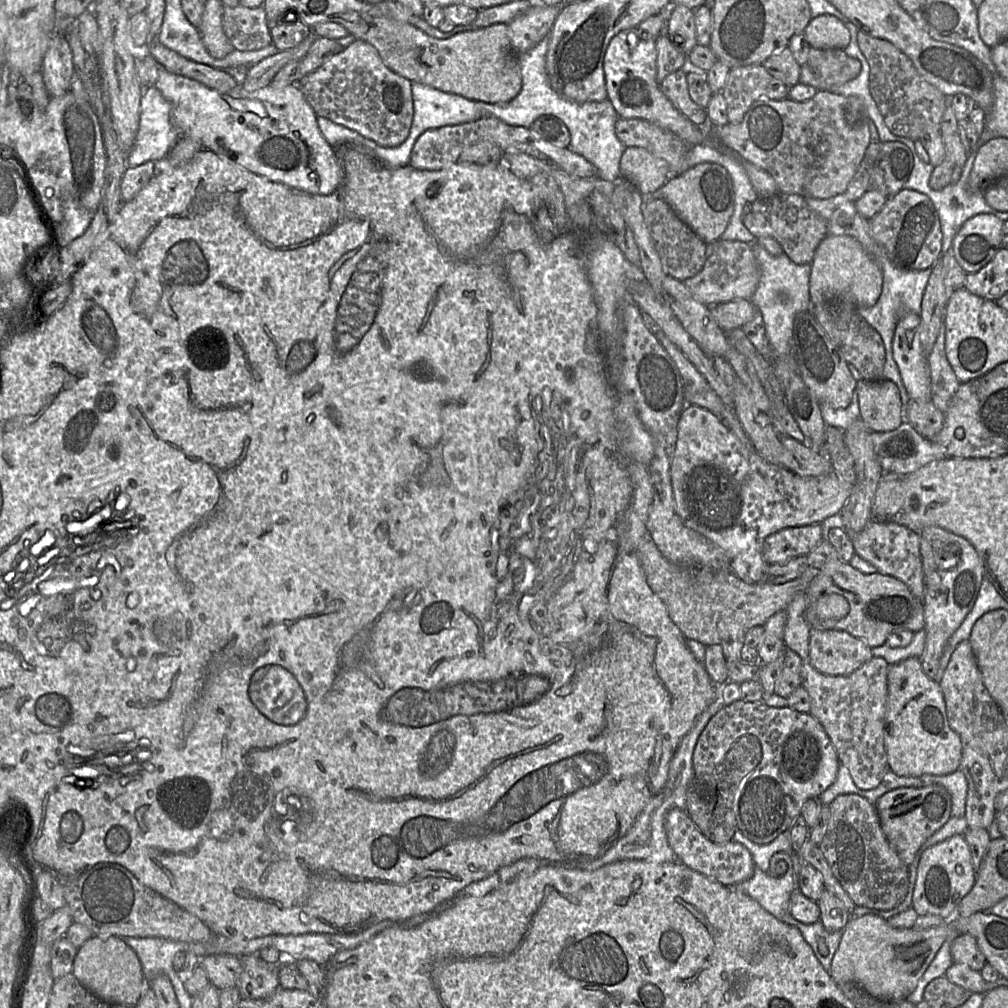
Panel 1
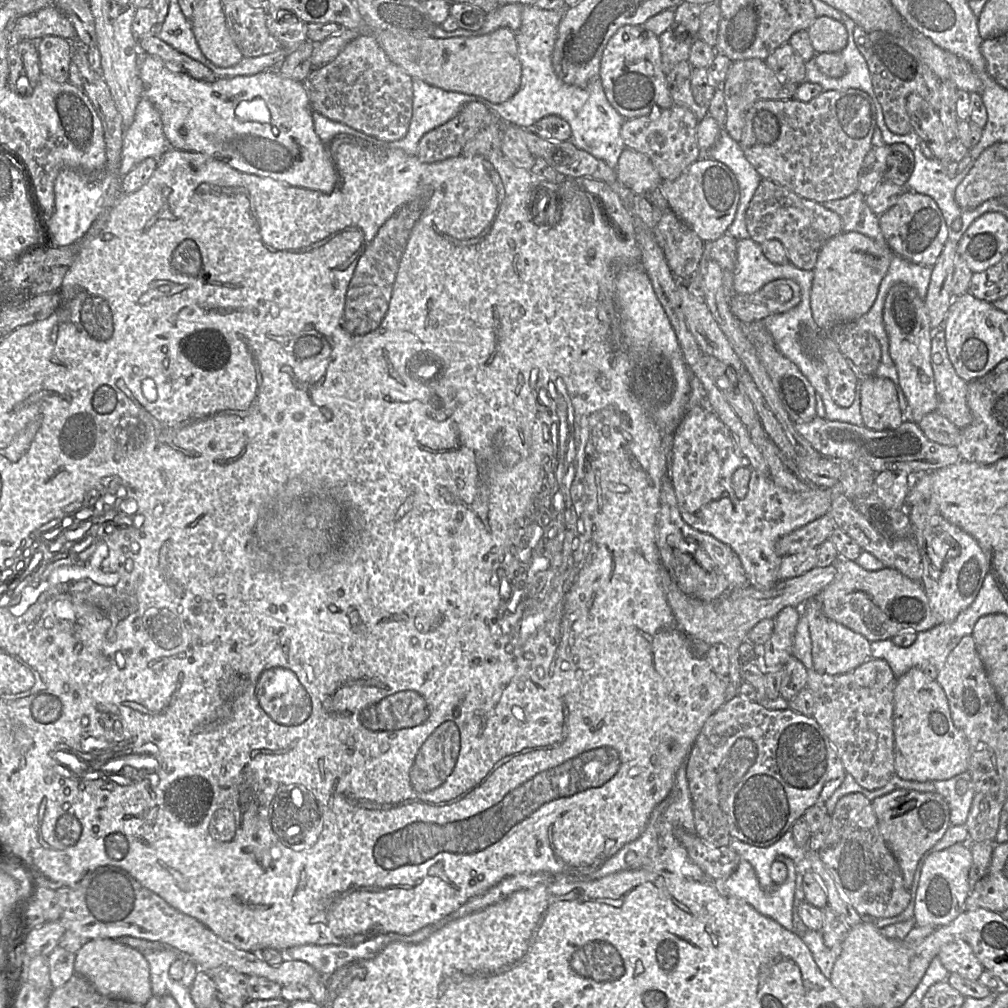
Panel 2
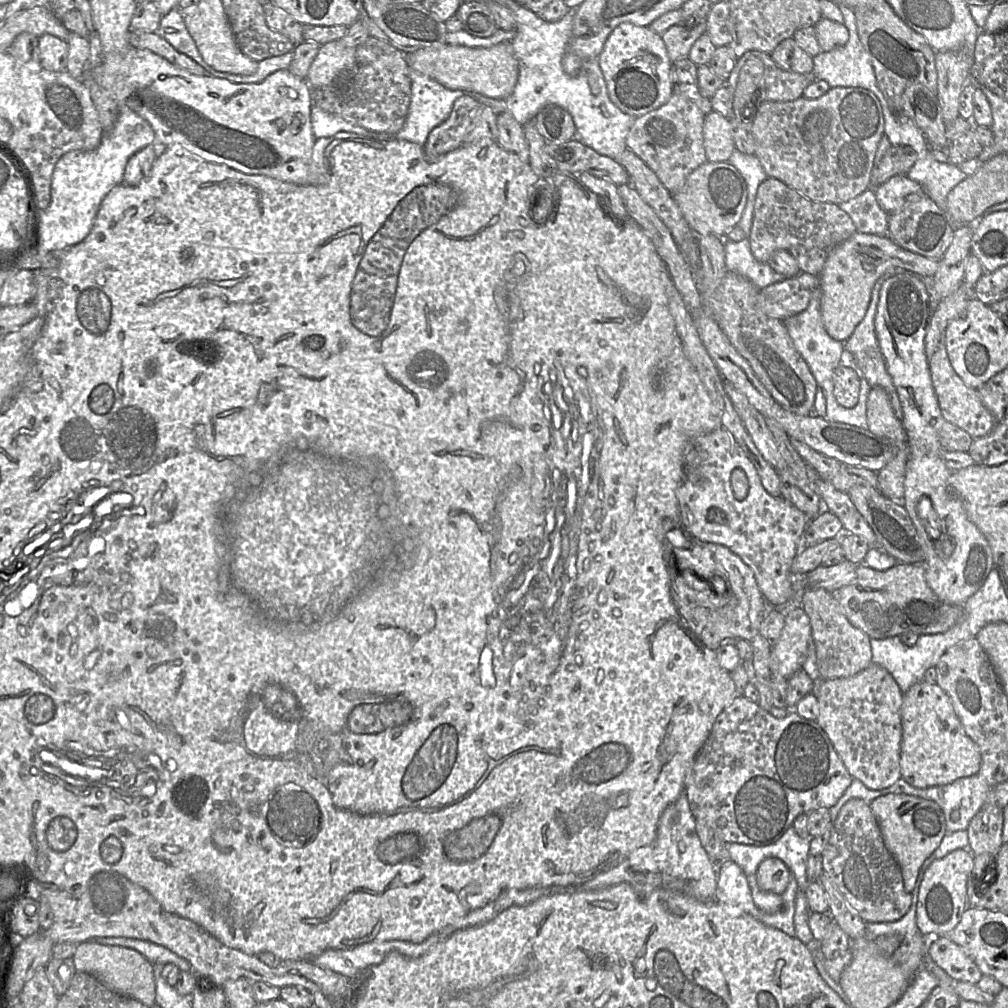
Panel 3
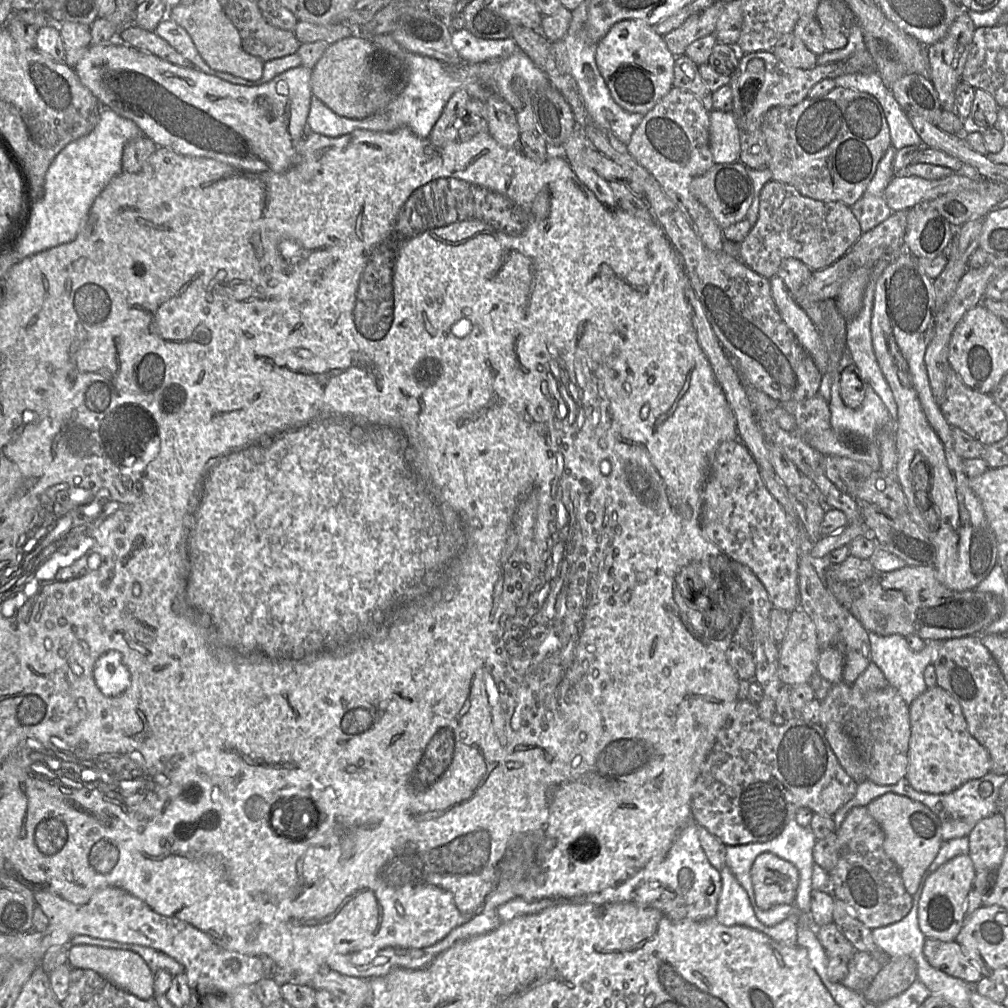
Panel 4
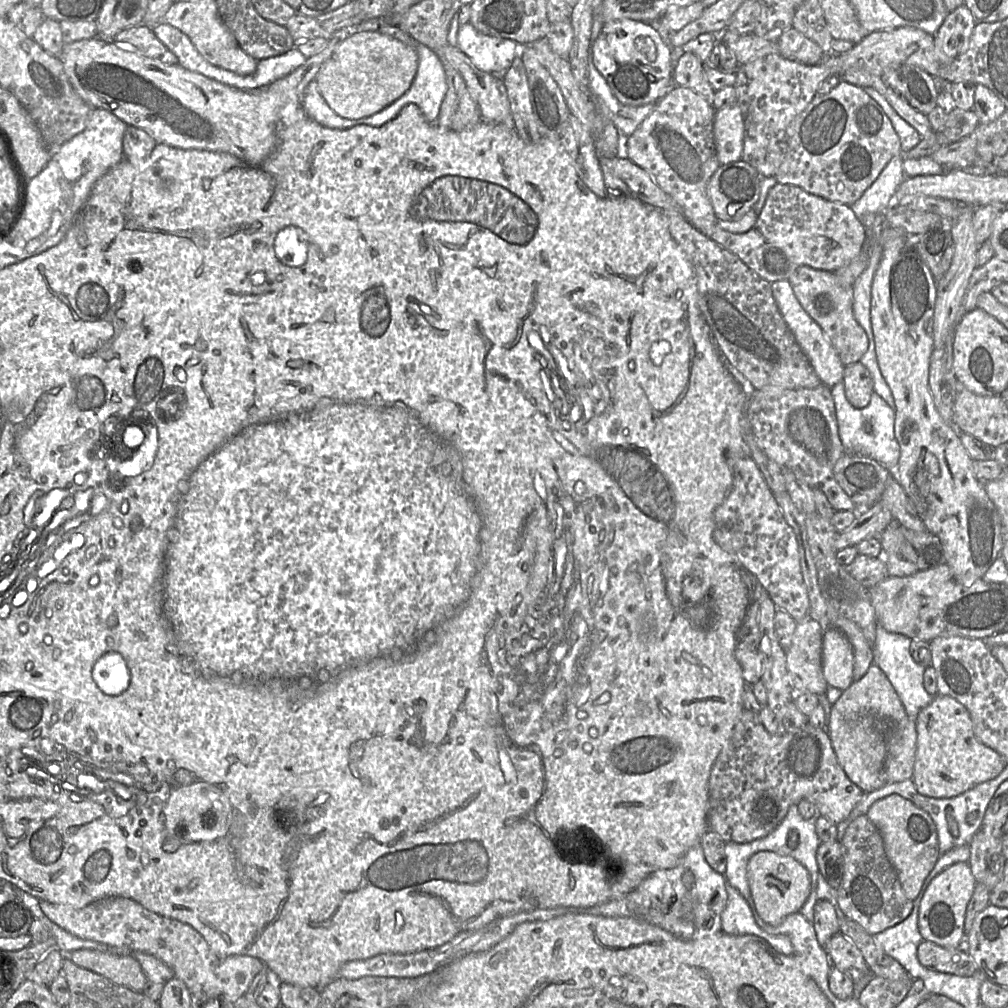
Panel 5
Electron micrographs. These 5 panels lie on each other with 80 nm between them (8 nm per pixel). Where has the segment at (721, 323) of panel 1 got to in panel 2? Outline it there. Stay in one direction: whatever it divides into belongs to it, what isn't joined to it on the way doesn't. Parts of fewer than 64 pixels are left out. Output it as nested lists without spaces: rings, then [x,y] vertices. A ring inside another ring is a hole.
[[[778,279],[767,283],[755,293],[733,294],[729,299],[729,308],[740,322],[749,323],[787,312],[800,301],[799,285],[791,279]]]

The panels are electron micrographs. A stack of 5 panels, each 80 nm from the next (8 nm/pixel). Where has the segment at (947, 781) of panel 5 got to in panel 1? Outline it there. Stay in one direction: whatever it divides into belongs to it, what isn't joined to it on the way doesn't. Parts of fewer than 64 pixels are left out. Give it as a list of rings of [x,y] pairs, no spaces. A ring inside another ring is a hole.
[[[918,657],[889,665],[888,699],[884,718],[884,746],[889,769],[898,776],[943,776],[959,770],[962,743],[951,729],[939,683],[924,673]]]

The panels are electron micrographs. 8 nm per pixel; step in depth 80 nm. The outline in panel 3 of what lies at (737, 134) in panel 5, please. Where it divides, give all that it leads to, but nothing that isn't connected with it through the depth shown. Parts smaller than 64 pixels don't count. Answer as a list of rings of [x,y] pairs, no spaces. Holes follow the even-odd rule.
[[[712,110],[704,117],[703,145],[706,158],[711,162],[726,162],[736,149],[727,117]]]

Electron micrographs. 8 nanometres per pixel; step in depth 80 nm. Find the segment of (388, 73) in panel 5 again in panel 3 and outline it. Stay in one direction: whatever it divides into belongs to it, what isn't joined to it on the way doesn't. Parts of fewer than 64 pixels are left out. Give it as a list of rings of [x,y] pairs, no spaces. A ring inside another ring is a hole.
[[[339,40],[320,46],[312,62],[306,81],[311,88],[334,84],[339,77],[350,72],[355,64],[356,47],[348,47]]]

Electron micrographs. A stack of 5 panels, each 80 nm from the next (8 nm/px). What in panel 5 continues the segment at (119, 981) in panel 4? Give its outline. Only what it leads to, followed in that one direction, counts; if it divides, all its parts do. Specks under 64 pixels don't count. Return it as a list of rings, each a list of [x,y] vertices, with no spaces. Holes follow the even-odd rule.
[[[78,949],[69,957],[76,965],[103,975],[112,982],[143,993],[148,983],[140,963],[130,955],[114,955],[92,949]]]

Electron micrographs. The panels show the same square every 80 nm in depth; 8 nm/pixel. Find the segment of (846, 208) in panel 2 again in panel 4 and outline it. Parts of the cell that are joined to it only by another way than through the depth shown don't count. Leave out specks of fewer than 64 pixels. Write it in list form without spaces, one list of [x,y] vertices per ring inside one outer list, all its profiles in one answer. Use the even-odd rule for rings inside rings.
[[[864,194],[850,206],[859,222],[862,233],[865,233],[885,221],[892,213],[882,196]]]

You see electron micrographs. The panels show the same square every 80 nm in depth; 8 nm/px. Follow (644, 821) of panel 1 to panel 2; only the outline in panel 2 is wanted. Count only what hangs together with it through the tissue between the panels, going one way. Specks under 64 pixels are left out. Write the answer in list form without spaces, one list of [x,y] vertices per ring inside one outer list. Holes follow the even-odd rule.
[[[687,762],[678,769],[672,790],[653,809],[647,826],[640,837],[624,845],[597,868],[588,871],[583,878],[580,878],[582,881],[594,881],[626,870],[667,871],[698,882],[713,881],[708,880],[702,869],[689,858],[686,849],[675,836],[677,829],[684,829],[690,833],[696,831],[686,771]]]

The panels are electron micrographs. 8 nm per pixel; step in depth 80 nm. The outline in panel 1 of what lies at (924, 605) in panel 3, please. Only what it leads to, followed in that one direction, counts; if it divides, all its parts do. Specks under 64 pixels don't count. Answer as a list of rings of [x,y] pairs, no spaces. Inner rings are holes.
[[[832,546],[825,564],[818,570],[807,590],[807,602],[818,601],[824,594],[835,593],[846,598],[848,614],[841,619],[824,619],[817,629],[842,630],[862,639],[870,647],[885,644],[890,633],[910,630],[916,633],[925,627],[924,604],[916,598],[901,580],[881,573],[864,574],[840,559]]]

